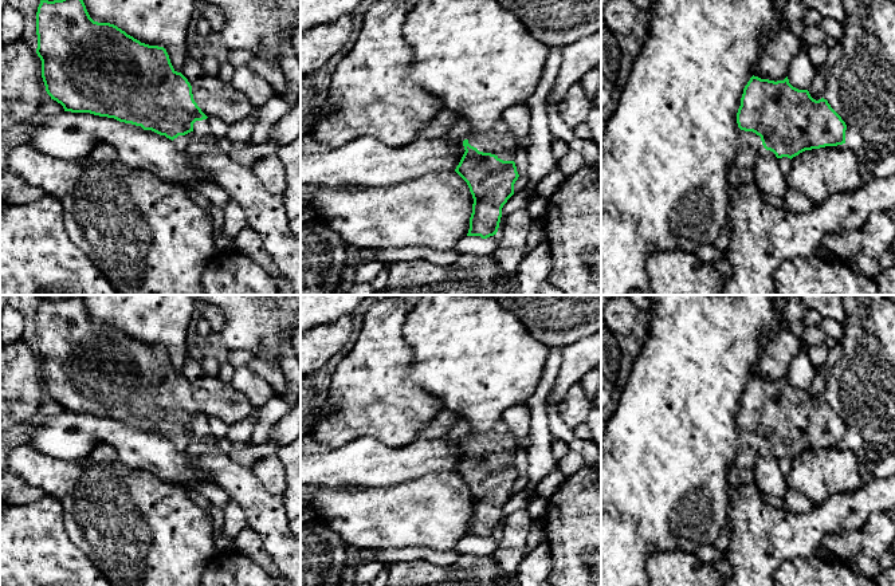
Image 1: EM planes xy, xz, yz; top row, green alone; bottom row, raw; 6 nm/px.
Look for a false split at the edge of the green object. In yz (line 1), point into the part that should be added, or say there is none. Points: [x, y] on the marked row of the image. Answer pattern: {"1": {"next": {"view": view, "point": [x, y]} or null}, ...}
{"1": {"next": null}}

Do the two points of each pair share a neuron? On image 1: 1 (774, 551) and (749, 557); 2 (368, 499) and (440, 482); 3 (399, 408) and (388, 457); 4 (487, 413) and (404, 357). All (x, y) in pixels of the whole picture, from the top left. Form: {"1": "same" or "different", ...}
{"1": "same", "2": "same", "3": "different", "4": "different"}

